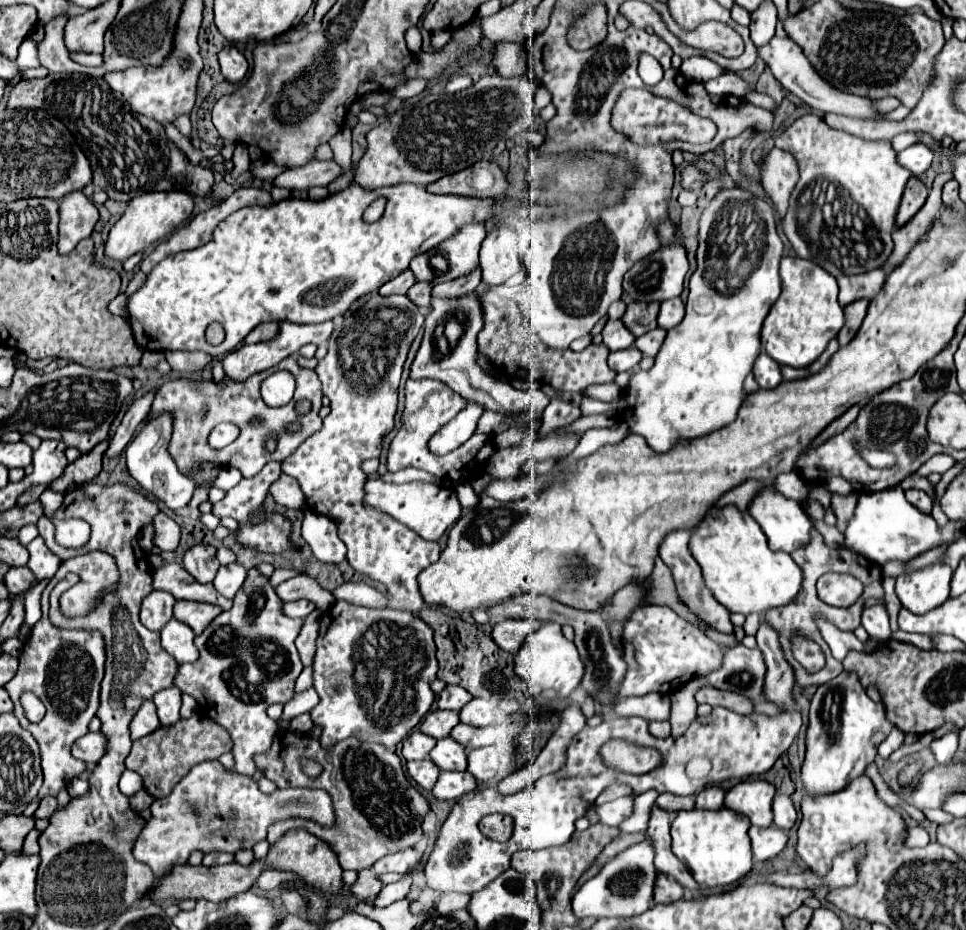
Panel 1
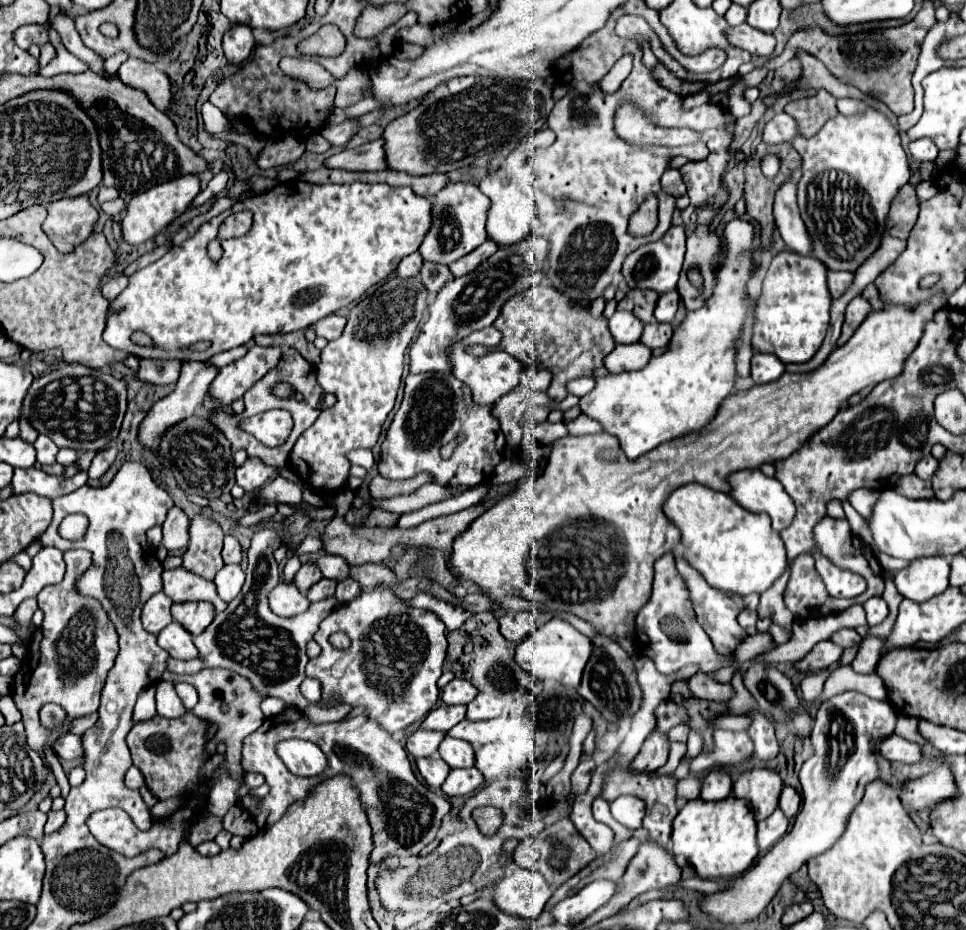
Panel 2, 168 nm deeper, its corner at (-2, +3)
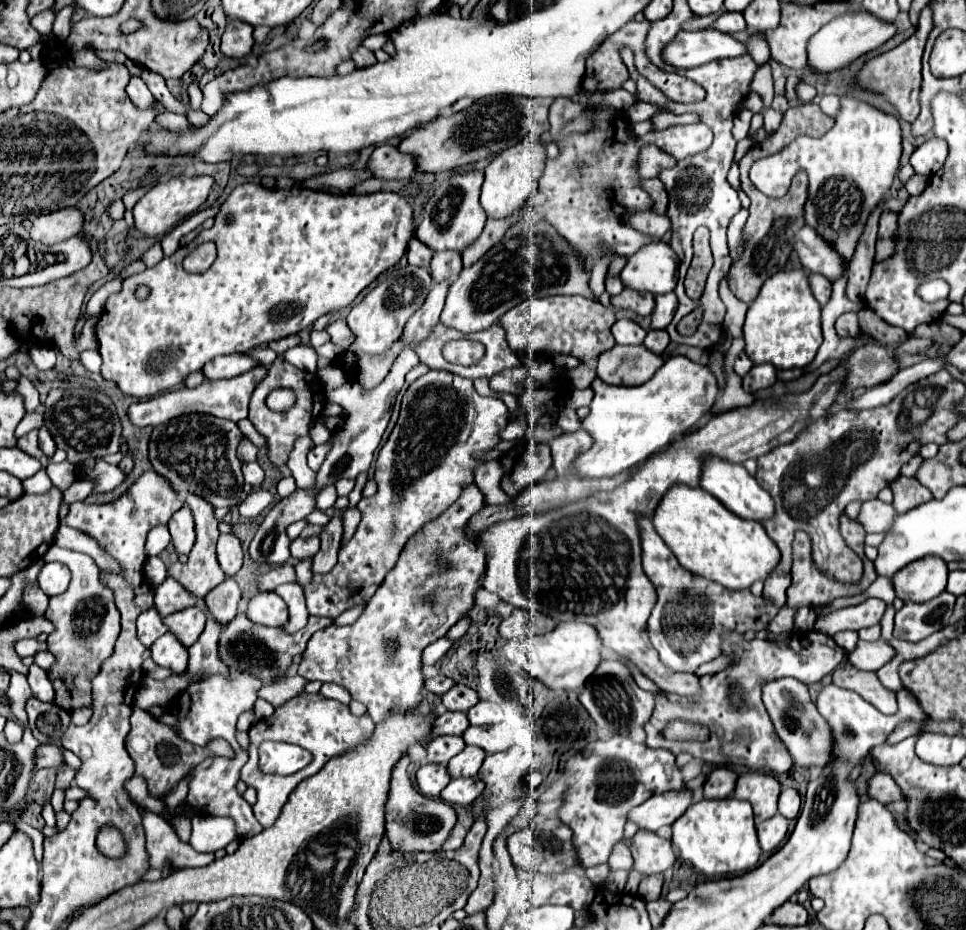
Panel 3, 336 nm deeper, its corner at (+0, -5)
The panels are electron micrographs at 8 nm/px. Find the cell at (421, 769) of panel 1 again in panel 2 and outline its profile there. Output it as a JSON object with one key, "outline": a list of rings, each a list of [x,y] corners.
{"outline":[[[422,757],[422,759],[416,759],[416,767],[420,771],[420,775],[426,779],[426,783],[432,787],[432,789],[440,789],[440,785],[446,781],[448,773],[450,773],[450,767],[446,765],[446,761],[442,757]]]}

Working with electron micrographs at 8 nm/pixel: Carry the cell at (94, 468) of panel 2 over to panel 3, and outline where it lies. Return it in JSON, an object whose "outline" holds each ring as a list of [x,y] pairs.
{"outline":[[[76,479],[72,483],[72,487],[68,487],[64,491],[64,501],[70,505],[70,503],[76,503],[76,501],[84,501],[94,489],[94,479]]]}

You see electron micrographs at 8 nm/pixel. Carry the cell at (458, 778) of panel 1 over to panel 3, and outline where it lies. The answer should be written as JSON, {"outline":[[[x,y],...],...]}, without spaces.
{"outline":[[[458,777],[444,787],[440,797],[450,805],[470,805],[484,789],[484,783],[478,777]]]}

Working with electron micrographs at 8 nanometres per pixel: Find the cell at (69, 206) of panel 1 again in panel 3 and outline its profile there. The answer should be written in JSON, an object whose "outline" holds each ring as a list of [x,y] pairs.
{"outline":[[[70,207],[34,219],[30,237],[44,245],[54,245],[82,233],[82,227],[84,227],[84,213],[76,207]]]}

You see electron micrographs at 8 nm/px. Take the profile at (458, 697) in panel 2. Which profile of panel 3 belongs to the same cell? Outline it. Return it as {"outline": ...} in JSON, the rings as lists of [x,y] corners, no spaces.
{"outline":[[[454,685],[450,691],[446,691],[442,695],[442,705],[448,711],[462,711],[466,713],[470,707],[474,707],[478,703],[478,693],[466,685]]]}

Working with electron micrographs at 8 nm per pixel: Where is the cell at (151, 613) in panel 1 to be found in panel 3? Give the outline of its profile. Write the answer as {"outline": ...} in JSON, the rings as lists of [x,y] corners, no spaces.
{"outline":[[[154,607],[140,613],[140,617],[138,617],[138,639],[146,647],[150,647],[164,633],[168,633],[168,627],[162,623],[162,617]]]}

